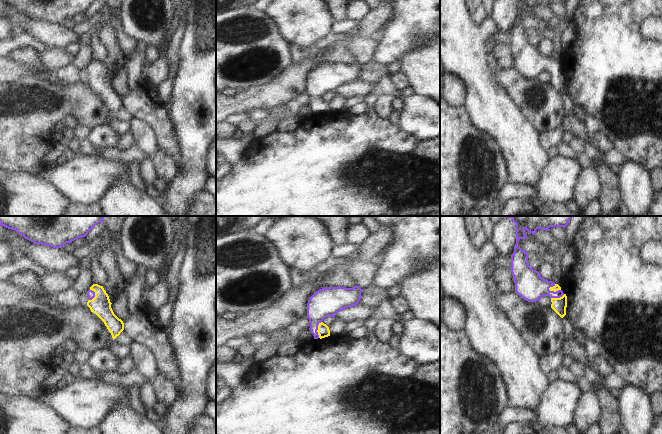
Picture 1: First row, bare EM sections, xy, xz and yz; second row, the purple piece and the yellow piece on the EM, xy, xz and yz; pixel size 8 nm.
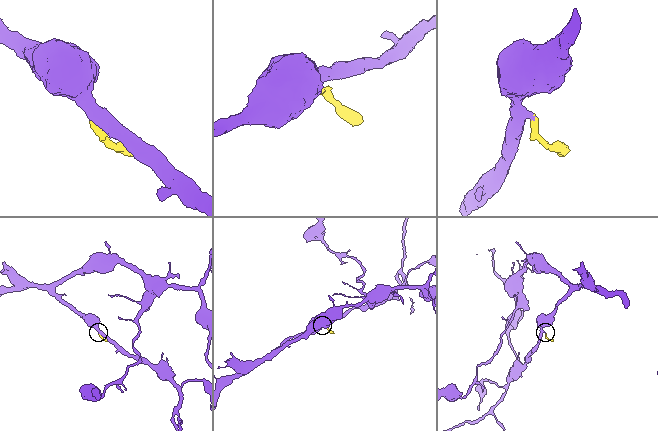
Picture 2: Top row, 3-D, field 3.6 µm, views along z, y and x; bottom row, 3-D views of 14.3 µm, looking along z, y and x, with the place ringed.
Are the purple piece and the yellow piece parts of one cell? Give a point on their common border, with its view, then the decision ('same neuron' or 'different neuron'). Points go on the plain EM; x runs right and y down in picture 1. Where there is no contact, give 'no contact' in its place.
xz (317, 105) | same neuron

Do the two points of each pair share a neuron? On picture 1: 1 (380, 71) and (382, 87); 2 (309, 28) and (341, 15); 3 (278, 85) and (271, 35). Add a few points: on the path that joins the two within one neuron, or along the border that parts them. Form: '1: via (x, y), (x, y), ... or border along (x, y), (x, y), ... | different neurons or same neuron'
1: border along (389, 74), (384, 75), (375, 84) | different neurons
2: border along (329, 10), (335, 21) | different neurons
3: border along (293, 63), (269, 82), (256, 86) | different neurons

